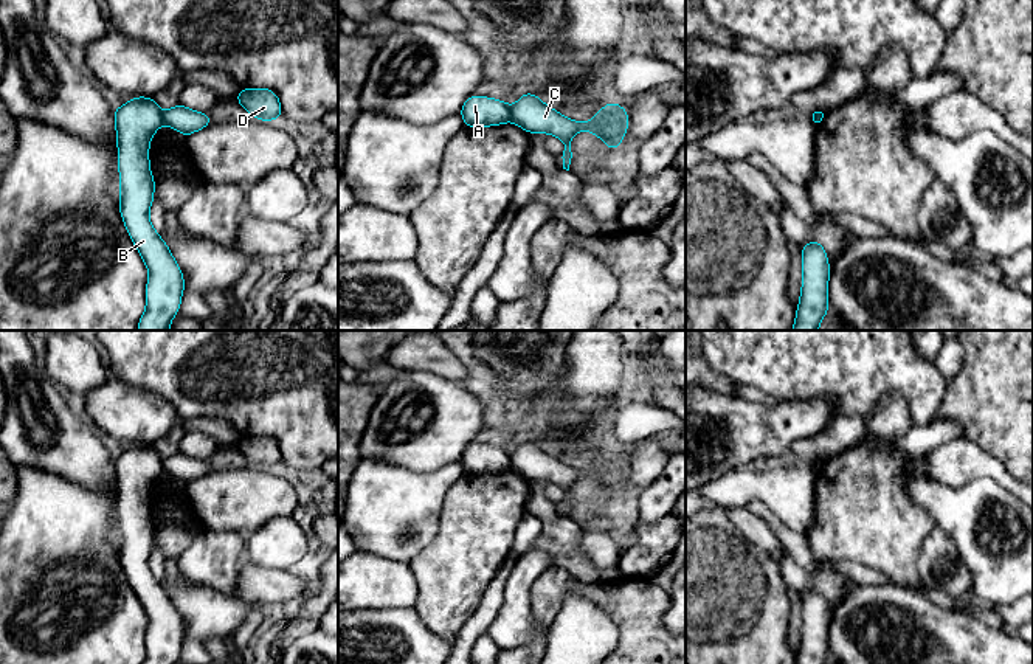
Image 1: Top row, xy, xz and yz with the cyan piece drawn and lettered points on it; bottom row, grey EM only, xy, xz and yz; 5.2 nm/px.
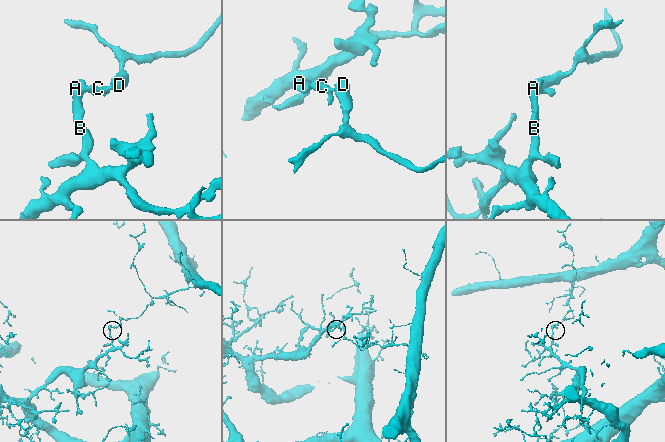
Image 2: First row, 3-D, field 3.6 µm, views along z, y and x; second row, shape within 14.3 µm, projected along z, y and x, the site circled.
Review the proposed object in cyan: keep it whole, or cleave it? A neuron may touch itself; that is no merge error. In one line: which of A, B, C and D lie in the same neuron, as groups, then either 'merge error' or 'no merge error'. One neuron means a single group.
groups A B / C D; merge error

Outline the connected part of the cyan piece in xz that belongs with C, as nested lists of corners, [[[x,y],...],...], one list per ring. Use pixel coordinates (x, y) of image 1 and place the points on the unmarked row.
[[[527,439],[510,455],[510,469],[529,482],[534,479],[544,479],[558,484],[565,490],[560,507],[566,518],[569,518],[574,504],[574,500],[569,495],[571,486],[577,479],[593,479],[608,492],[608,498],[611,500],[624,489],[625,479],[628,478],[628,459],[614,448],[600,455],[591,469],[580,470],[565,465],[555,456],[548,455],[538,442]]]

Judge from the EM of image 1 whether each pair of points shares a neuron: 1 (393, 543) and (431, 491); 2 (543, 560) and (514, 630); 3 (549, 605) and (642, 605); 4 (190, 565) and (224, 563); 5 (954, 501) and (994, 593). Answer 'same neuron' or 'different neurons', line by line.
1: same neuron
2: same neuron
3: same neuron
4: same neuron
5: same neuron

